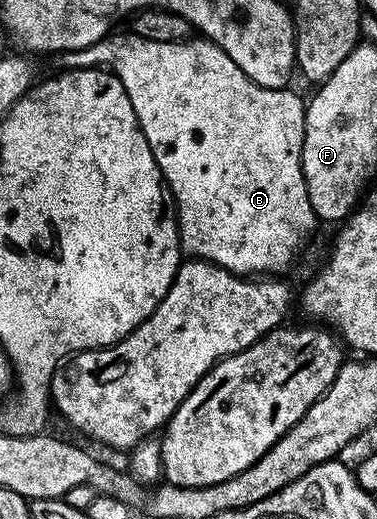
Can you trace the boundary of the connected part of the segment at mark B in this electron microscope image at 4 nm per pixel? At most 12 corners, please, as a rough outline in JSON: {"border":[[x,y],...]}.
{"border":[[110,34],[182,252],[281,273],[319,226],[306,109],[207,38]]}

